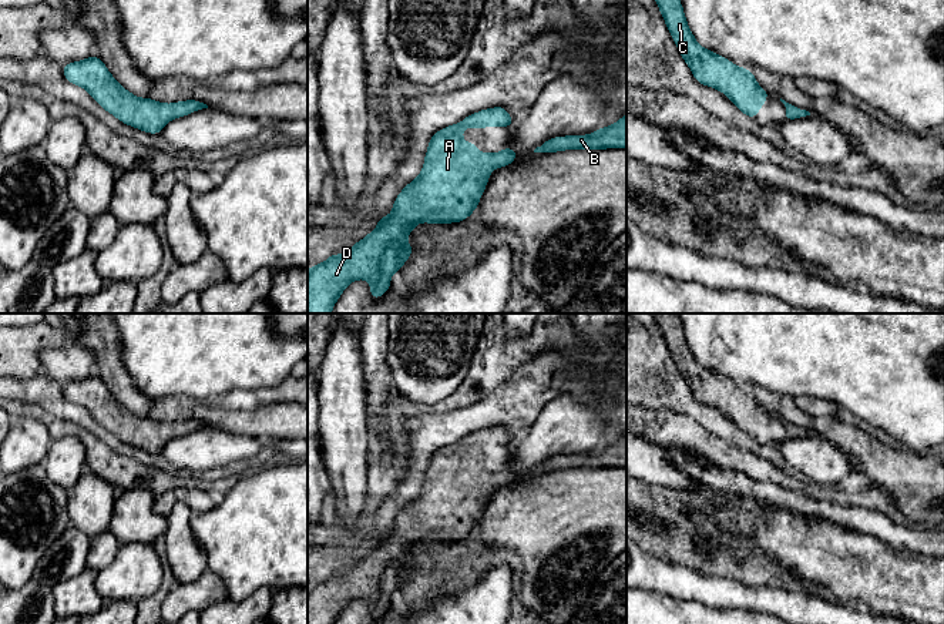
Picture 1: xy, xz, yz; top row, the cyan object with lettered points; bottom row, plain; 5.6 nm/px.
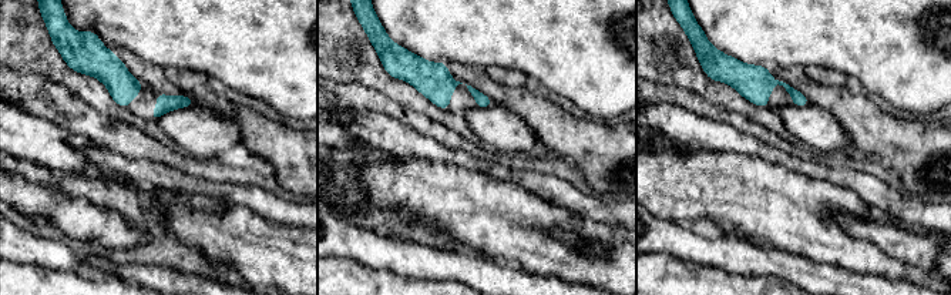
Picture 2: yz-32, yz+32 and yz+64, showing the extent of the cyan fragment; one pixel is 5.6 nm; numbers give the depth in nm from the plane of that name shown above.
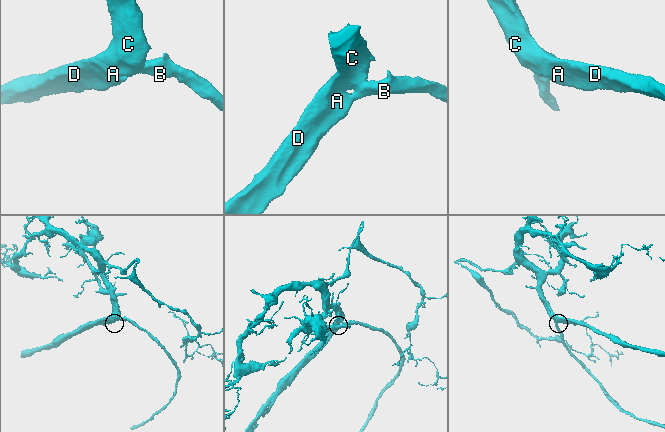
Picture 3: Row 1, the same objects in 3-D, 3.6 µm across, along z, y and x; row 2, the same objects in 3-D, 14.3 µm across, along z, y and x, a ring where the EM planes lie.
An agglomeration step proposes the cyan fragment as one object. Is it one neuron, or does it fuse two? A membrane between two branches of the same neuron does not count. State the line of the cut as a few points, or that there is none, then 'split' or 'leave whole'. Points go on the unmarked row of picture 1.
no cut | leave whole

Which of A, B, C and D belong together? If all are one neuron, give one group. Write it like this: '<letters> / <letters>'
A B C D

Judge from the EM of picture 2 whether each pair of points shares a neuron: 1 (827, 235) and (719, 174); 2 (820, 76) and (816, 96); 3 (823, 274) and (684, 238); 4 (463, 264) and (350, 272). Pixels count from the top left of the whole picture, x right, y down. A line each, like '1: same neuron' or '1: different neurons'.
1: same neuron
2: different neurons
3: same neuron
4: different neurons

